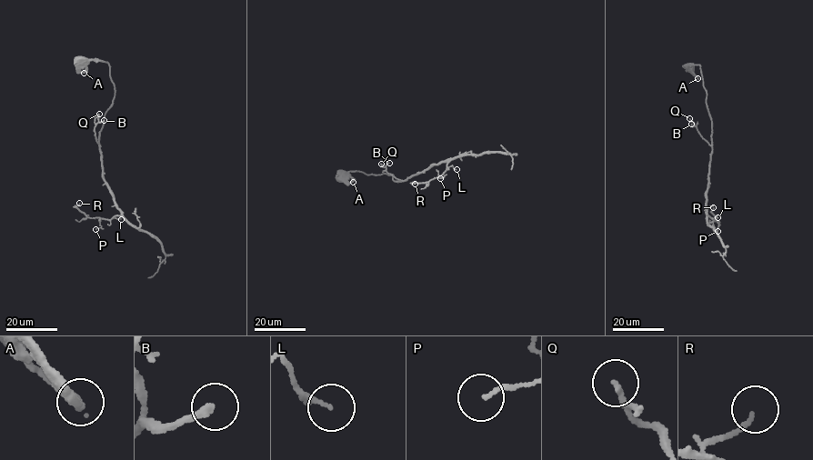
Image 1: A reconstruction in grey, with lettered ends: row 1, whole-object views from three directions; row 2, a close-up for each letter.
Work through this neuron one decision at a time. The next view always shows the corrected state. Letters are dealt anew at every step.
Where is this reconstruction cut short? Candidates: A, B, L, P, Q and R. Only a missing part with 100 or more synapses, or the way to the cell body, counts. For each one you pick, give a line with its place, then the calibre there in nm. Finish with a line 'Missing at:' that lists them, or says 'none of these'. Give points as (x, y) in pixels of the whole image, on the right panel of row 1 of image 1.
Missing at: none of these

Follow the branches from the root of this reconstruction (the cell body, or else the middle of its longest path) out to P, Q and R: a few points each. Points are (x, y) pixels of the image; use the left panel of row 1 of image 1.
P: (79, 60), (106, 62), (115, 91), (99, 149), (103, 178), (121, 214), (100, 218), (101, 227), (95, 229)
Q: (79, 60), (106, 62), (114, 84), (115, 97), (105, 113), (98, 143), (94, 128), (99, 114)
R: (79, 60), (109, 65), (115, 97), (99, 149), (103, 178), (121, 214), (89, 218), (79, 203)

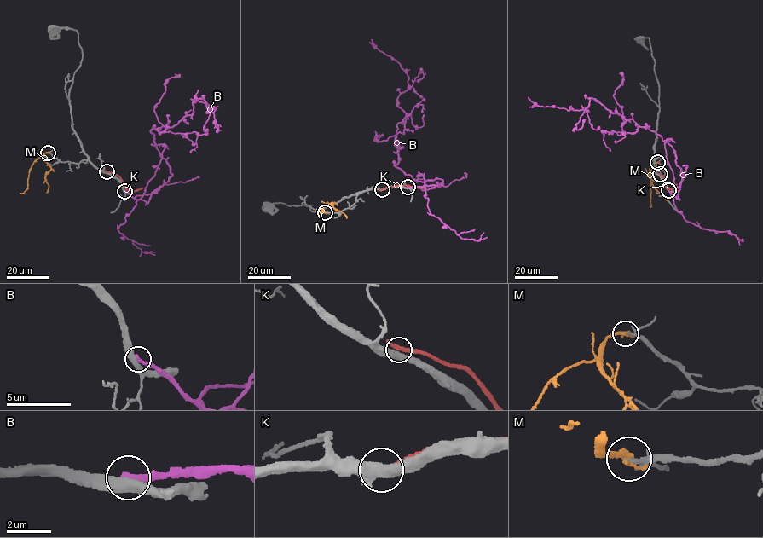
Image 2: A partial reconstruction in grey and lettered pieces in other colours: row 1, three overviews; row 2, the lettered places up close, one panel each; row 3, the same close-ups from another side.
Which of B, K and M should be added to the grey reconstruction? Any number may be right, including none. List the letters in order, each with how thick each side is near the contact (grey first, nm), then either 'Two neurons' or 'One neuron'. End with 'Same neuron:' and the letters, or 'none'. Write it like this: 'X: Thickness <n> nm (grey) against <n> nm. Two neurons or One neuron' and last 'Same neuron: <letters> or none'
B: Thickness 480 nm (grey) against 360 nm. Two neurons
K: Thickness 480 nm (grey) against 320 nm. Two neurons
M: Thickness 180 nm (grey) against 320 nm. Two neurons
Same neuron: none

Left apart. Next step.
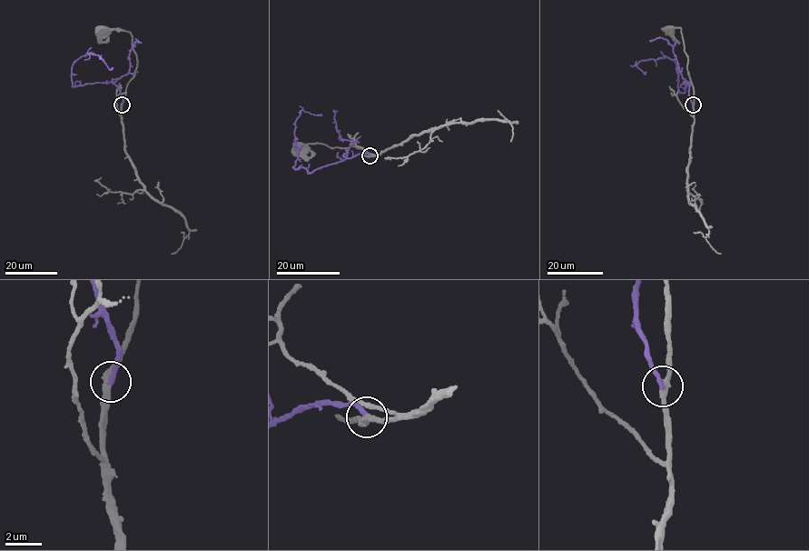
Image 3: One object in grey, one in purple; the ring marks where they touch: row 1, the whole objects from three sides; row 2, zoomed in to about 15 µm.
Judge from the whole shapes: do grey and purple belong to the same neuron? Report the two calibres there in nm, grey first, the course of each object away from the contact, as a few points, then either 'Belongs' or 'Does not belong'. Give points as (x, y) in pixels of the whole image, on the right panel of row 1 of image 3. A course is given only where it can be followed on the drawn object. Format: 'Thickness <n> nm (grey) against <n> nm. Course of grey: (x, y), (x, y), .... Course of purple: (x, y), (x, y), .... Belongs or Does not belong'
Thickness 320 nm (grey) against 260 nm. Course of grey: (693, 105), (693, 87), (681, 30), (667, 28), (673, 30), (670, 30). Course of purple: (693, 105), (688, 82), (684, 93), (678, 88), (675, 62), (665, 56), (641, 60), (635, 65), (646, 72). Belongs

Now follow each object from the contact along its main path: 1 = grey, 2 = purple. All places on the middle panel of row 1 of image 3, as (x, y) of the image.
1: (369, 155), (362, 155), (362, 147), (331, 147), (309, 143), (304, 153), (298, 152)
2: (369, 155), (359, 154), (309, 174), (302, 167), (293, 169), (299, 151), (295, 121), (302, 109), (321, 115)

